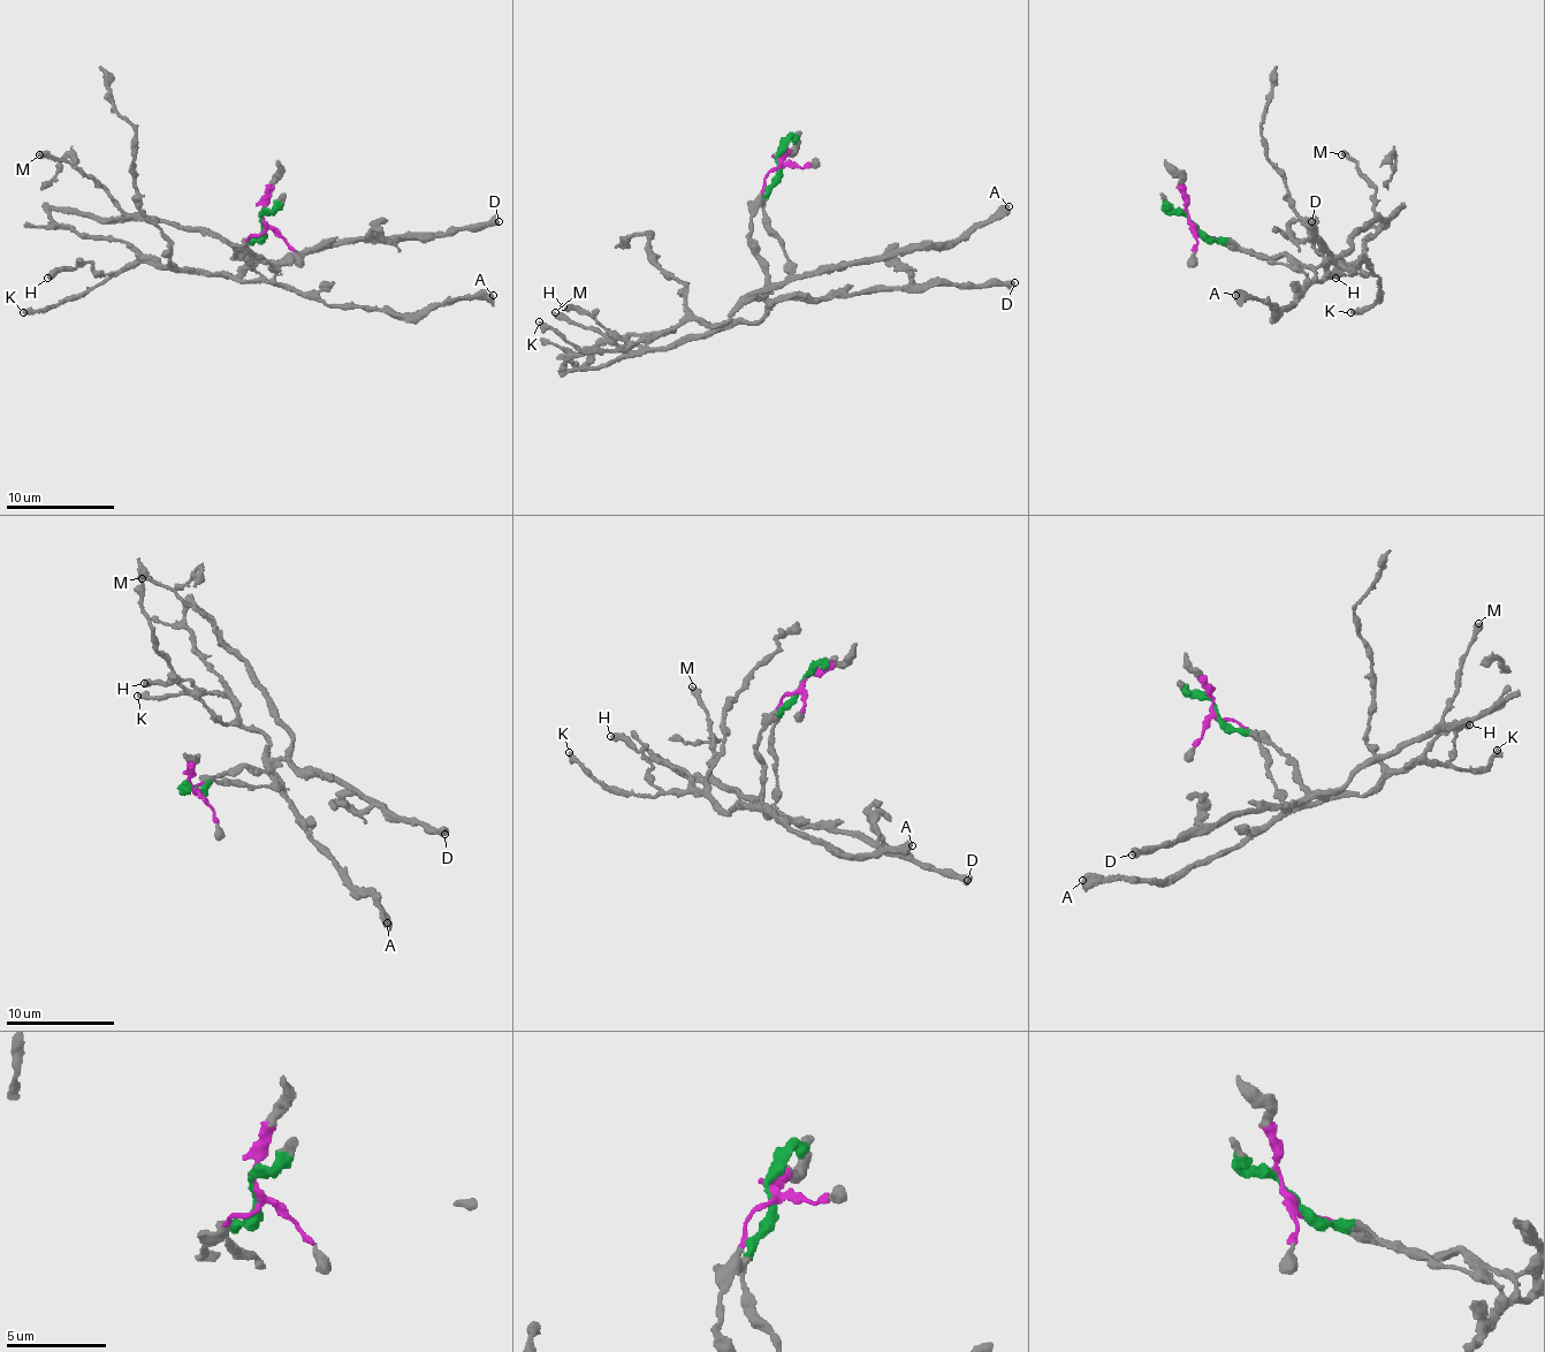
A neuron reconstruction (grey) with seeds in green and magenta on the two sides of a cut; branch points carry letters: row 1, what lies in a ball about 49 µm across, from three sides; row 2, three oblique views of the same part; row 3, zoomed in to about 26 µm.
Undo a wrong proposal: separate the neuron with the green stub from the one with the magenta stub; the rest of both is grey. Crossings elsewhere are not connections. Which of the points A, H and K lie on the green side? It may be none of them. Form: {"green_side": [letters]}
{"green_side": ["A", "H", "K"]}

